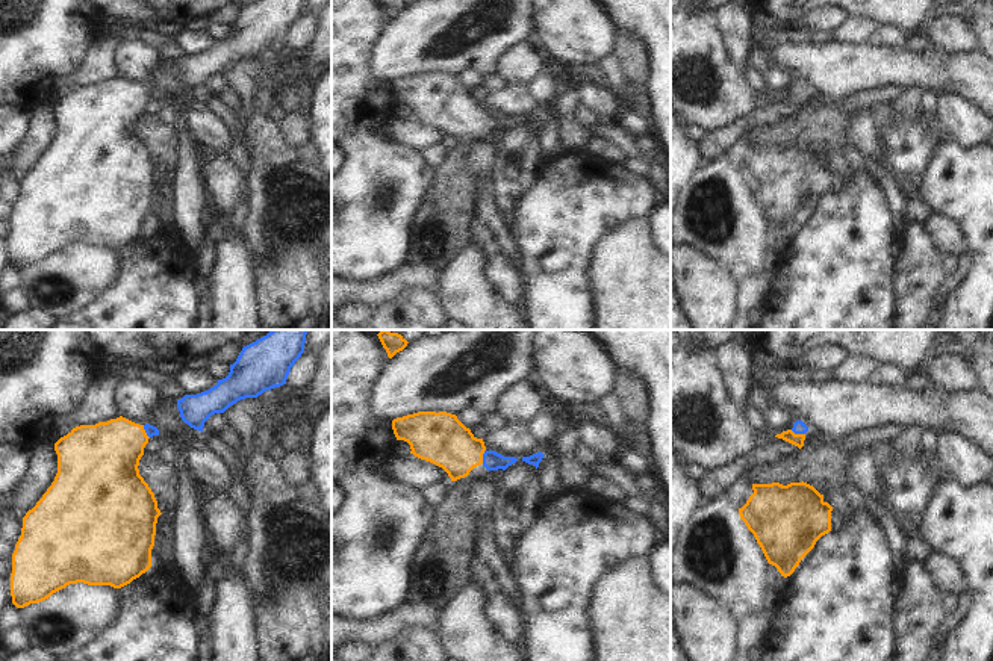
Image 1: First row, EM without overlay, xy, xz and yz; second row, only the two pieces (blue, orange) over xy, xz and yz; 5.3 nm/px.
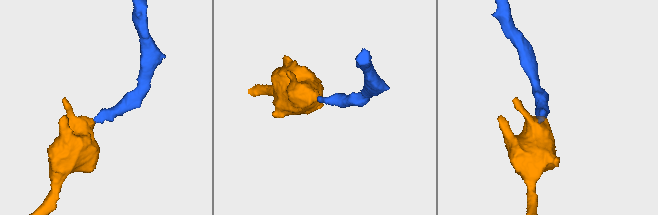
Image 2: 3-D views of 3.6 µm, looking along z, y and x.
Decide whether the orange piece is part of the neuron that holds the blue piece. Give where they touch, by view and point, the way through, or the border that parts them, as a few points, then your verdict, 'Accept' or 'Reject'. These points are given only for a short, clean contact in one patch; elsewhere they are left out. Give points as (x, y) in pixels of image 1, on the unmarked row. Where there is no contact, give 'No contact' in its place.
Touches blue at xz (483, 118). Path across: xz (492, 121), (483, 118), (459, 114), (441, 100). Accept.

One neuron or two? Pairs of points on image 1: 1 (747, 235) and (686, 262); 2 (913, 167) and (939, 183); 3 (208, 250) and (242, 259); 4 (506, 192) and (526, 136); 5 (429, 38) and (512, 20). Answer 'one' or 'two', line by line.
1: two
2: two
3: two
4: one
5: one

